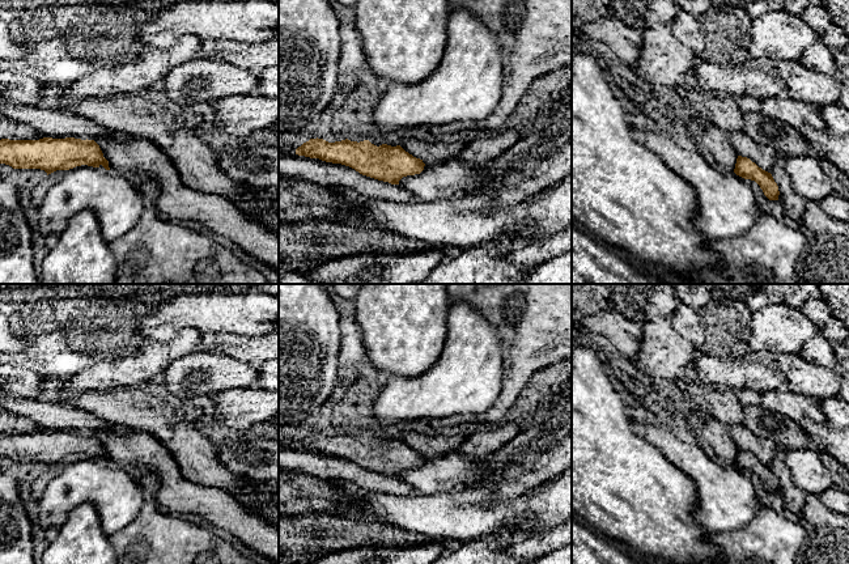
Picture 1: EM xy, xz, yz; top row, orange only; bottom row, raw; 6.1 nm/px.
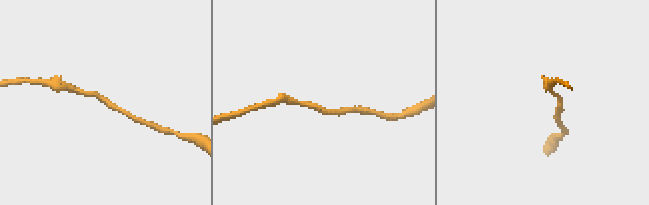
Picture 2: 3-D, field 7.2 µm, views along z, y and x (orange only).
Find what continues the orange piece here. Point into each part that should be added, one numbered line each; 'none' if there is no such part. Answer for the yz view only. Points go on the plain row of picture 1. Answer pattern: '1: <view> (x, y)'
none

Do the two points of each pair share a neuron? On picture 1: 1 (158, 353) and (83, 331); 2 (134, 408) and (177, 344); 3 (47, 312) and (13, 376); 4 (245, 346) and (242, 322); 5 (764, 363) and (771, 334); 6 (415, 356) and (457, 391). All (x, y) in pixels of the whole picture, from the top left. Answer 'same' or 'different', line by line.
1: different
2: different
3: different
4: different
5: different
6: different

